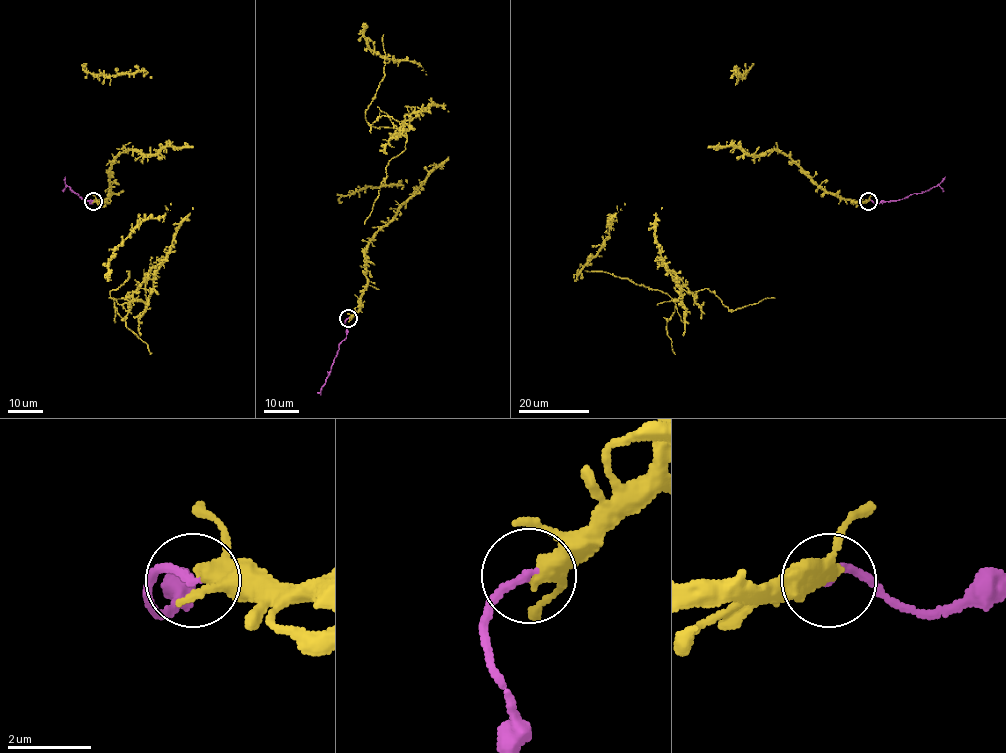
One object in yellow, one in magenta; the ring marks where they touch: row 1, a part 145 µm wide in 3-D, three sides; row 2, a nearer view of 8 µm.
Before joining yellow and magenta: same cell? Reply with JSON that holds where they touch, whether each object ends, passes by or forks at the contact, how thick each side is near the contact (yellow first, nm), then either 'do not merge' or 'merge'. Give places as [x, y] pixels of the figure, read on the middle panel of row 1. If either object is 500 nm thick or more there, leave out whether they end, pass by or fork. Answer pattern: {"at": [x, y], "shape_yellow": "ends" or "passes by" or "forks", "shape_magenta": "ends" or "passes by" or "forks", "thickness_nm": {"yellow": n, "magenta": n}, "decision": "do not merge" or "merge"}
{"at": [348, 318], "shape_yellow": "forks", "shape_magenta": "ends", "thickness_nm": {"yellow": 280, "magenta": 180}, "decision": "do not merge"}

